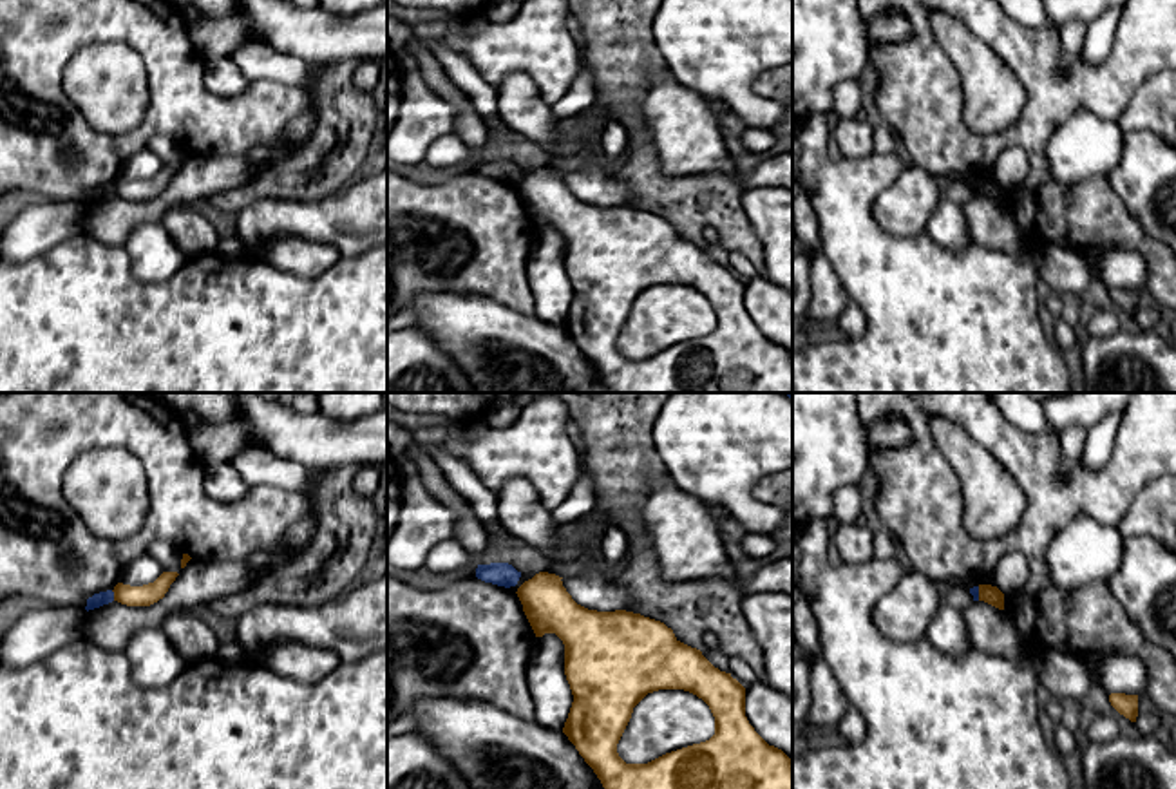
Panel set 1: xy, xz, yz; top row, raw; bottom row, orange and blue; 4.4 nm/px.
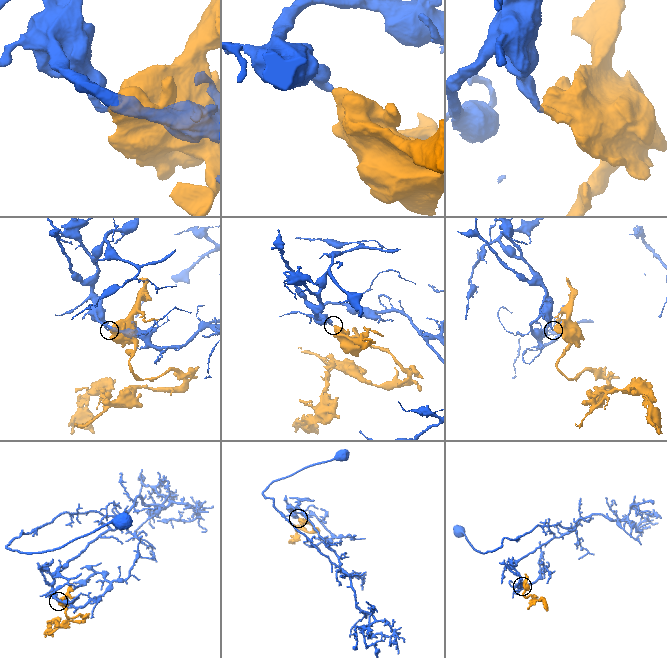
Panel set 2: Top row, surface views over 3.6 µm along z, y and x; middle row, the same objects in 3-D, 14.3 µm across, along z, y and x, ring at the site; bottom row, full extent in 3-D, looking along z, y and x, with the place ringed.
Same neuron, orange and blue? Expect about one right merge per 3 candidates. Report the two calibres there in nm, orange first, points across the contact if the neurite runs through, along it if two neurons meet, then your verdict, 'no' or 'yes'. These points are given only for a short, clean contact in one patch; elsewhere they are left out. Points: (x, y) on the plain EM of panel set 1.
100/60 nm | along xy (111, 185), (114, 194) | no

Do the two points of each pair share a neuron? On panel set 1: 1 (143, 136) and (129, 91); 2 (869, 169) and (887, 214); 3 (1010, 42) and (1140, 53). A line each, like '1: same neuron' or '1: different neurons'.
1: different neurons
2: different neurons
3: same neuron

